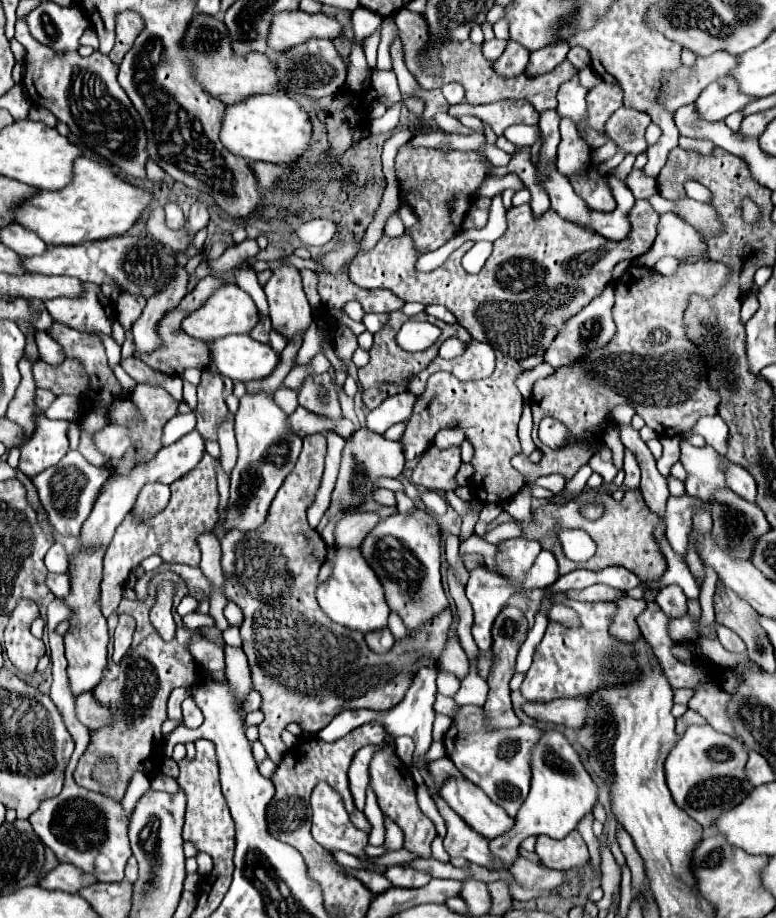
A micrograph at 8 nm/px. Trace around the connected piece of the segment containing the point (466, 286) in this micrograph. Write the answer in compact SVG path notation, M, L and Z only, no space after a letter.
M637 201L633 209L629 211L629 237L623 241L609 241L601 235L595 235L563 217L559 217L553 209L543 213L541 217L535 217L529 205L521 207L511 207L507 211L507 231L503 237L499 237L493 243L493 261L487 261L485 267L477 275L469 275L461 267L461 257L465 251L471 247L467 241L461 245L457 251L449 255L449 259L435 271L431 273L417 273L415 261L419 258L417 249L413 247L413 241L403 235L399 239L389 239L383 234L383 239L377 243L377 247L365 255L359 255L351 267L349 267L349 279L363 287L363 289L377 289L385 287L391 289L399 299L403 301L417 301L423 305L445 305L463 325L475 341L485 341L495 349L497 355L497 367L491 373L491 377L481 379L481 381L459 381L457 377L429 377L425 393L417 399L413 415L405 421L407 429L401 437L401 443L405 447L405 459L417 459L421 457L433 443L433 437L441 429L453 429L459 427L465 431L465 439L473 445L475 453L471 459L471 465L475 469L471 477L471 493L475 499L481 503L499 503L511 499L515 493L523 489L527 483L525 477L511 465L511 459L521 453L521 443L517 437L517 423L521 417L521 405L523 397L515 385L515 379L541 365L543 363L543 353L547 351L549 343L555 339L557 331L561 331L565 319L569 315L575 315L581 311L581 307L589 305L601 291L609 285L613 267L625 259L637 259L643 253L647 253L657 237L657 223L659 215L657 211L649 205L649 201Z

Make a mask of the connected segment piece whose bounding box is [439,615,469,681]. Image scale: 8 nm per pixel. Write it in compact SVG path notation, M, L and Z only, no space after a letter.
M457 615L453 619L453 625L451 625L451 641L447 643L441 659L441 669L453 673L459 681L463 681L463 677L469 673L469 661L465 657L465 651L461 649L459 641L457 641Z

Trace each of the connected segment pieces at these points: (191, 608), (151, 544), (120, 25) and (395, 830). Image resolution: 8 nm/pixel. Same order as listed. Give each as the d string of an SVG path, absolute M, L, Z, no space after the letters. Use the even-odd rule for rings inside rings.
M183 597L183 601L179 603L179 607L177 607L177 613L181 615L181 617L185 617L185 615L189 615L189 613L195 613L197 611L197 607L199 607L199 601L195 599L195 597Z
M203 455L195 471L189 471L187 475L171 483L171 499L161 513L157 513L153 519L147 521L137 521L129 513L123 519L123 523L117 527L113 541L105 551L101 597L99 597L101 613L109 617L117 609L125 579L149 555L159 555L167 563L185 563L191 567L199 567L201 551L195 539L199 533L211 531L213 525L217 523L217 505L219 505L217 459L213 459L211 455Z
M121 11L121 15L117 15L117 25L115 25L117 37L109 53L109 59L113 63L121 63L123 55L133 47L133 41L143 29L145 29L145 23L141 15L137 15L137 11Z
M385 819L385 847L387 851L397 851L403 847L403 831L391 819Z

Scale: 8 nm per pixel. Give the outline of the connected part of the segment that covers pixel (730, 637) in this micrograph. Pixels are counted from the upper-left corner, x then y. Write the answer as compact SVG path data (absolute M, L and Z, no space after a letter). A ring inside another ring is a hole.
M718 625L717 637L721 641L721 645L727 649L727 651L737 651L737 653L743 653L745 651L745 645L741 643L741 639L727 627Z

